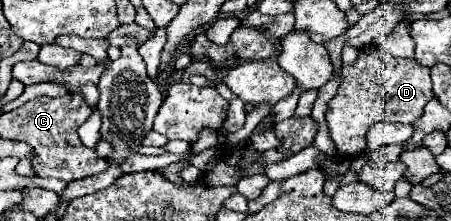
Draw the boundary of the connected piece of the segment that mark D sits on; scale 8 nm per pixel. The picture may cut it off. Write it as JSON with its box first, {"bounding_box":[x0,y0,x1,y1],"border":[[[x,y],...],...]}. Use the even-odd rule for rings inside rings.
{"bounding_box":[326,46,432,160],"border":[[[380,46],[362,48],[356,62],[344,66],[342,74],[344,80],[338,86],[336,96],[328,102],[326,112],[330,138],[336,146],[336,156],[340,158],[350,160],[366,148],[366,132],[372,124],[382,120],[412,124],[432,100],[430,68],[416,64],[416,60],[394,58]]]}

